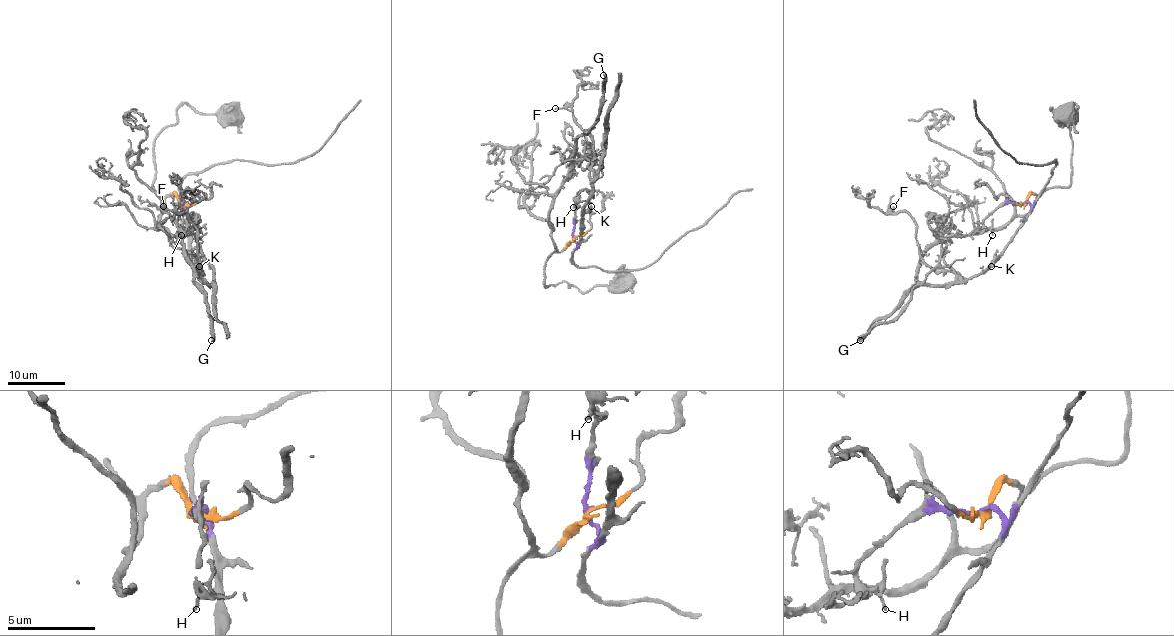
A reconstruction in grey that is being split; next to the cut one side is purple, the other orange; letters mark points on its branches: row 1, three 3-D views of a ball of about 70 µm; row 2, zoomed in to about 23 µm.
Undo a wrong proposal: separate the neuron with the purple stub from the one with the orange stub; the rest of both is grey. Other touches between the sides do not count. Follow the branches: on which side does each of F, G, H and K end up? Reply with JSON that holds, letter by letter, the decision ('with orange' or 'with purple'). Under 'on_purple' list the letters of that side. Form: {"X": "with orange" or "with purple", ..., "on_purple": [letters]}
{"F": "with purple", "G": "with orange", "H": "with purple", "K": "with purple", "on_purple": ["F", "H", "K"]}

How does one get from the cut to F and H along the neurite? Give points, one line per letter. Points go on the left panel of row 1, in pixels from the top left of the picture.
F: (181, 204), (185, 204), (188, 220), (190, 261), (198, 278), (201, 262), (197, 227), (182, 211), (162, 207)
H: (181, 204), (184, 215), (181, 235)

